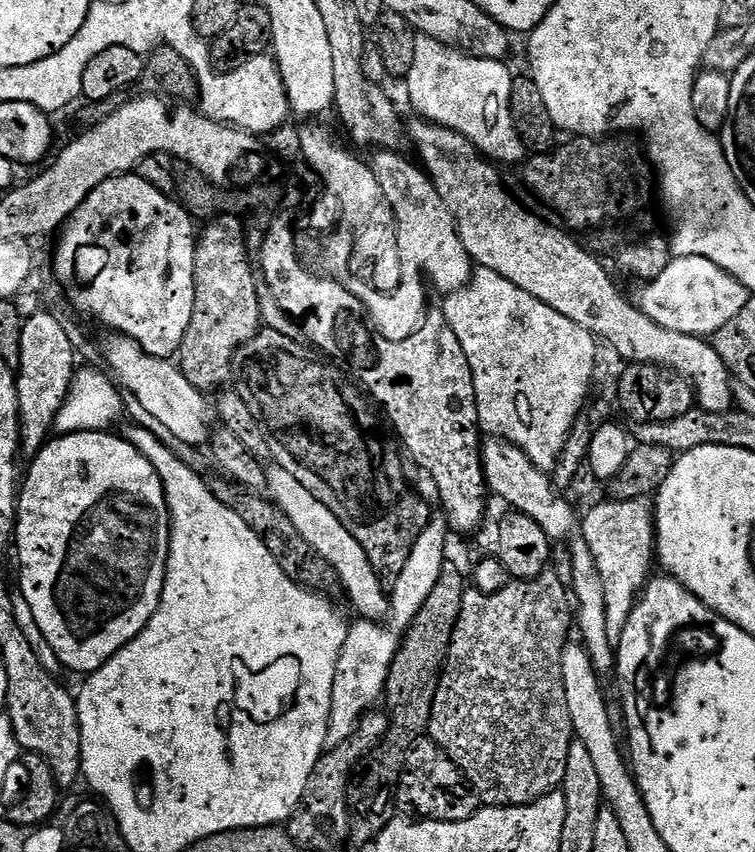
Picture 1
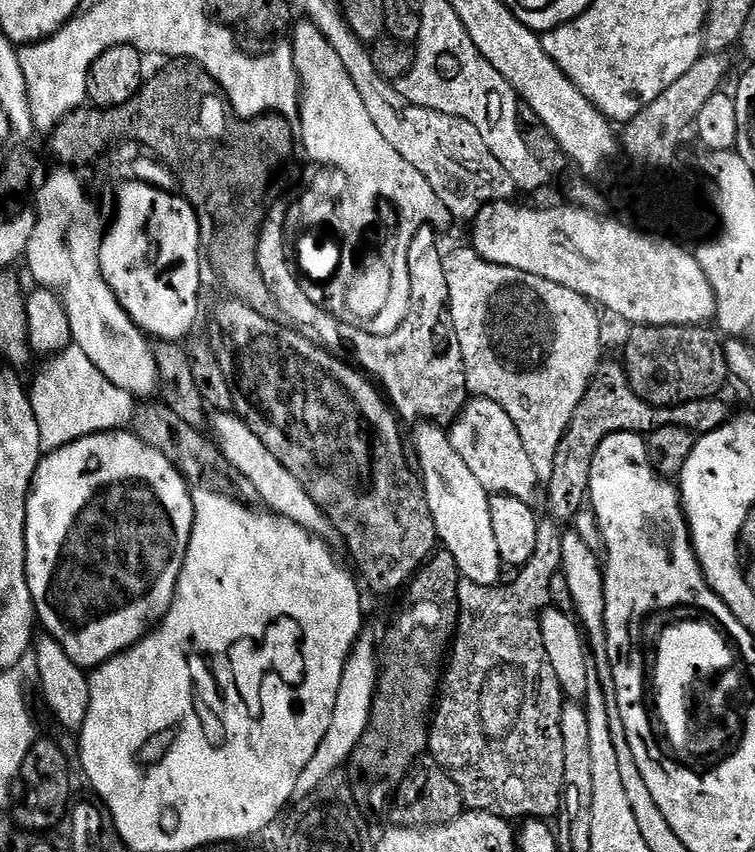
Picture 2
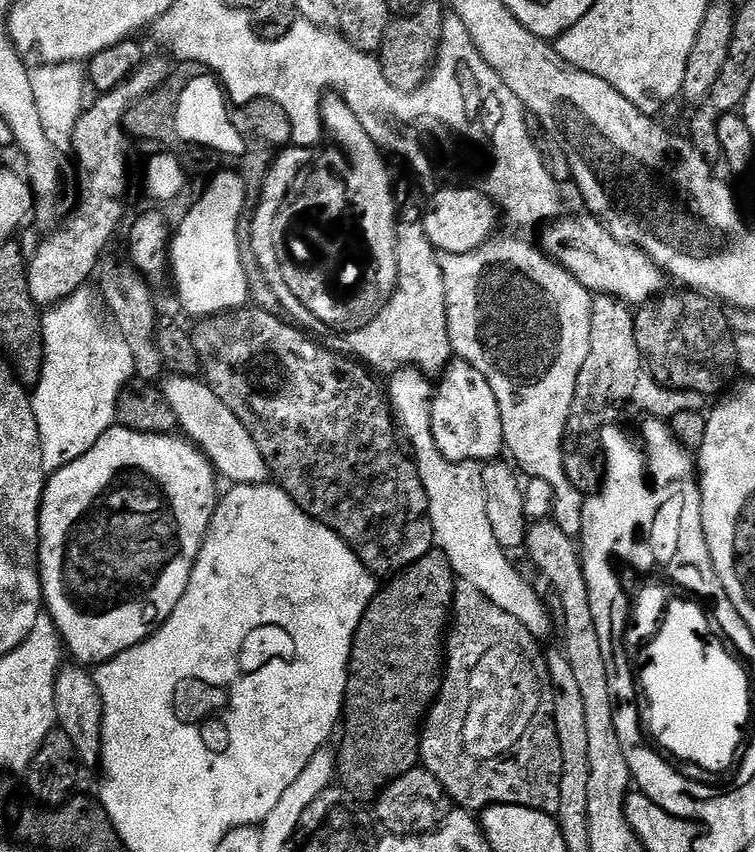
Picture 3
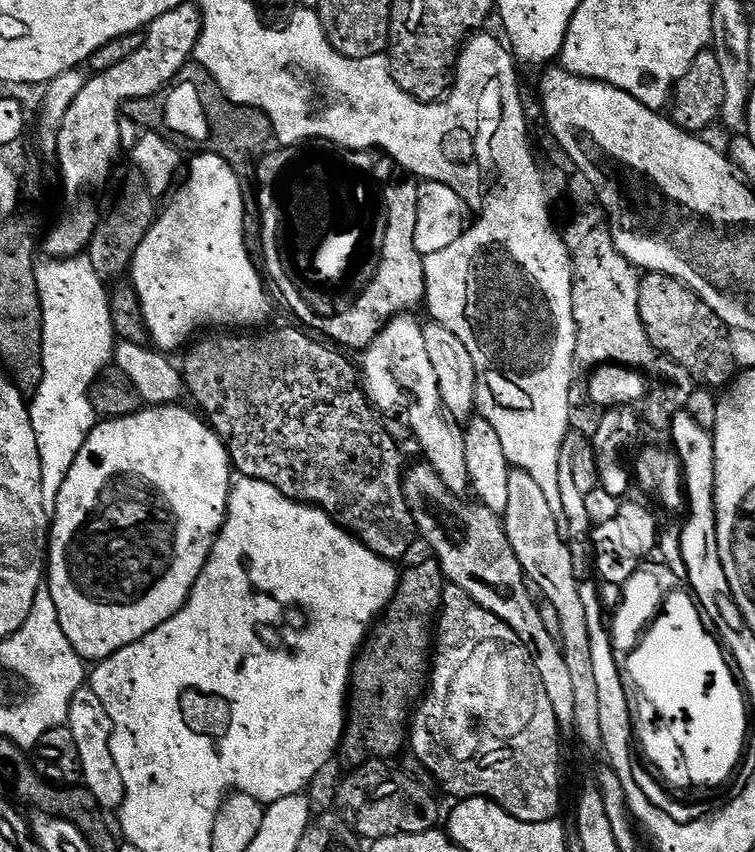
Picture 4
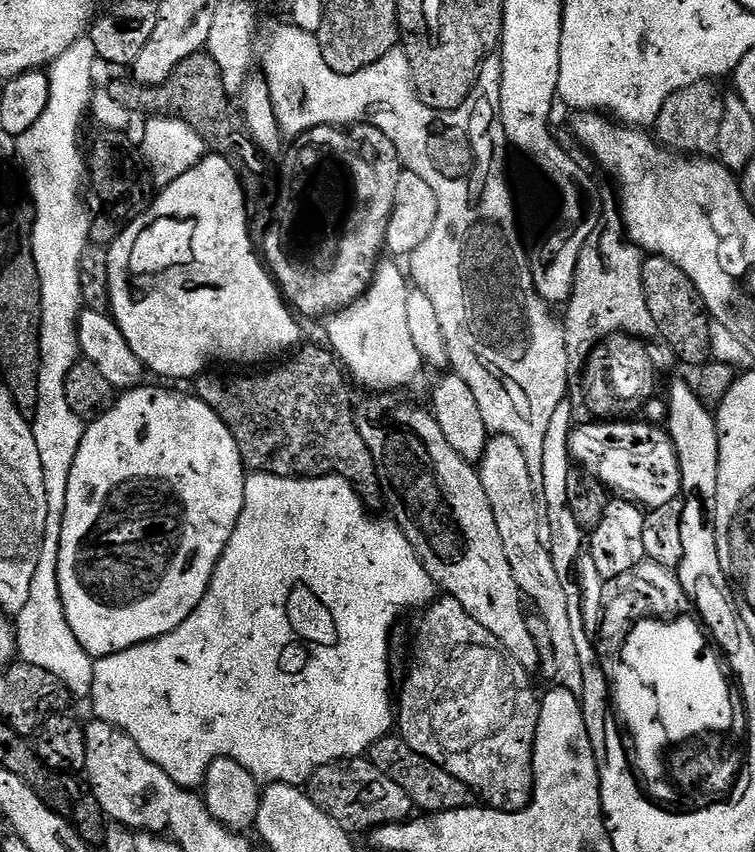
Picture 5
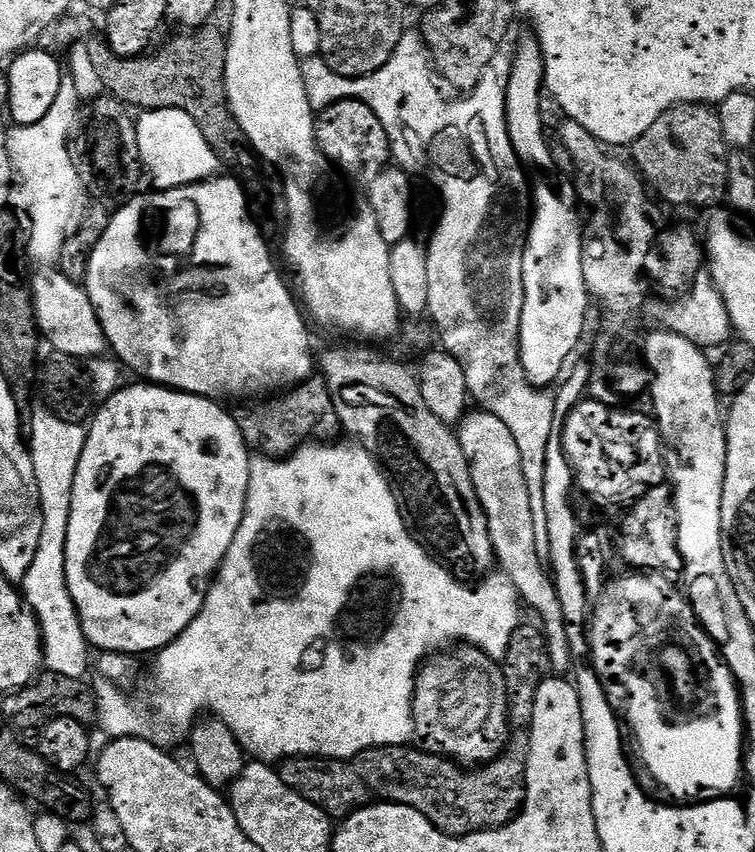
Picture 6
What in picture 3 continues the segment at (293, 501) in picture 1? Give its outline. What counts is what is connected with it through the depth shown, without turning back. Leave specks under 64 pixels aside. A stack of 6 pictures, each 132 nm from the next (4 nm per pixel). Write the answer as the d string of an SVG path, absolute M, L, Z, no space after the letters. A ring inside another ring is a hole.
M172 374L163 381L162 391L174 410L179 431L208 457L213 469L223 479L225 476L232 480L228 482L233 485L263 484L269 479L268 463L262 458L254 438L250 438L250 430L238 422L230 406L226 406L203 379L195 375Z

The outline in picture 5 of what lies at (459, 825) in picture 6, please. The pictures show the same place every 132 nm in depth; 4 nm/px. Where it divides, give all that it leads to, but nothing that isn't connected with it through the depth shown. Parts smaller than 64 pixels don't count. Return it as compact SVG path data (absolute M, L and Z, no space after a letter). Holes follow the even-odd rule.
M389 734L378 742L374 742L366 756L374 766L378 766L378 770L382 770L382 774L386 774L386 778L390 778L390 782L398 782L398 786L402 786L402 790L406 790L406 794L410 794L413 805L421 813L449 812L467 808L473 803L474 793L471 788L458 782L458 778L454 778L446 770L442 770L442 766L438 766L422 754L410 750L410 746L405 740L400 739L399 735Z

